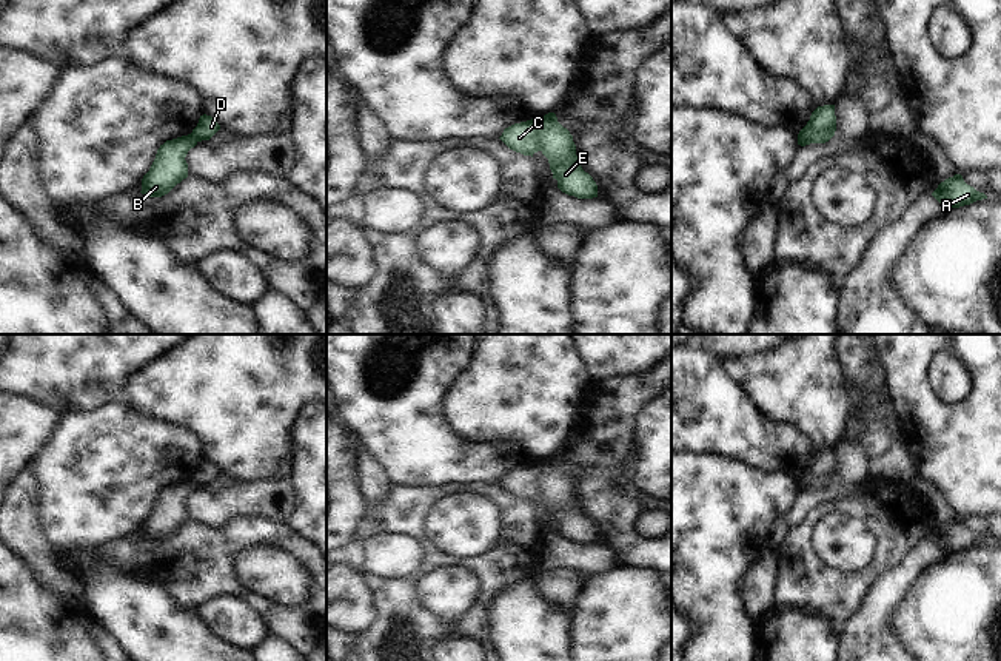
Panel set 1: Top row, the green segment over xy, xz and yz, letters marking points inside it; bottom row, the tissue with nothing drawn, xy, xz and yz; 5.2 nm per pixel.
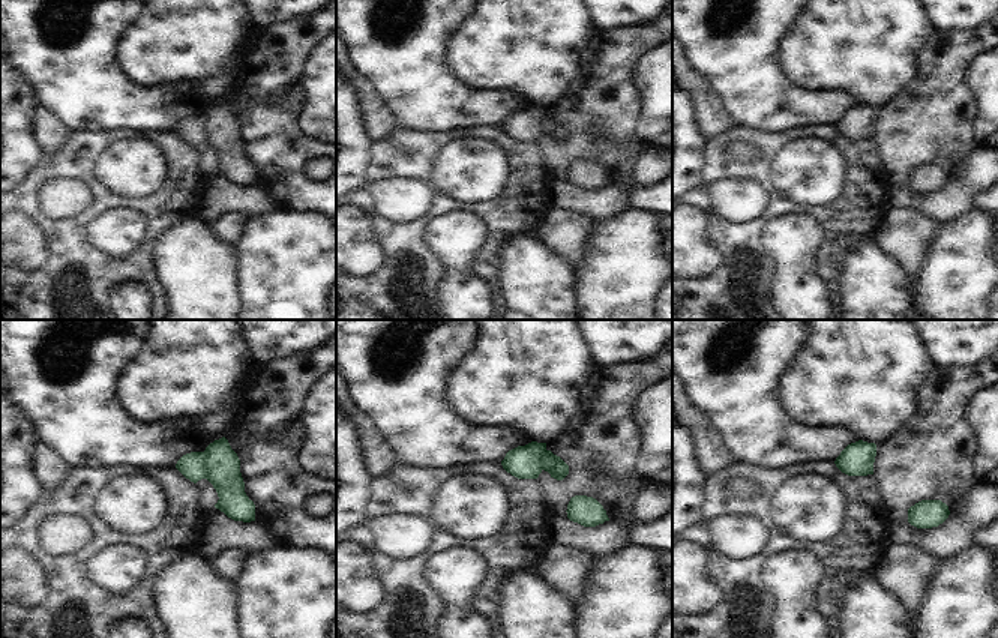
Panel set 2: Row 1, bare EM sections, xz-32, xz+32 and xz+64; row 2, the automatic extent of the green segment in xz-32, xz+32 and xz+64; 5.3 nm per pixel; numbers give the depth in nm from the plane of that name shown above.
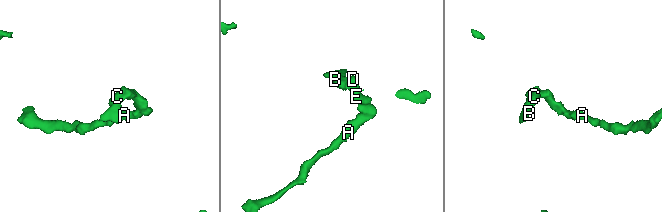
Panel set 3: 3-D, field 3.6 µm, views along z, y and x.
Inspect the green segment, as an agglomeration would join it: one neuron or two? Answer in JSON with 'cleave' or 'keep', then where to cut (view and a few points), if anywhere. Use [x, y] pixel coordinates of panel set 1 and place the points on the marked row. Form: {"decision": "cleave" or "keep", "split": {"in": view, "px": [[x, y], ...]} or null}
{"decision": "cleave", "split": {"in": "xz", "px": [[539, 117], [536, 130], [538, 150]]}}

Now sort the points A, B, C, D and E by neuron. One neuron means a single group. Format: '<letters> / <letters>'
A D E / B C

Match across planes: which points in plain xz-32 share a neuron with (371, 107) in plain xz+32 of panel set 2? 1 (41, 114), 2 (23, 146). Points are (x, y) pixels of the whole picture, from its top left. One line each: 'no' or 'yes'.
1: yes
2: no

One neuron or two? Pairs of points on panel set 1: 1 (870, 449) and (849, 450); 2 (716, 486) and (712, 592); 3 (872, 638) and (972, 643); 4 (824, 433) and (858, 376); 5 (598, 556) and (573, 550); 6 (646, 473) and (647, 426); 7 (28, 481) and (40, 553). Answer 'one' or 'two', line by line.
1: two
2: one
3: two
4: two
5: one
6: one
7: one

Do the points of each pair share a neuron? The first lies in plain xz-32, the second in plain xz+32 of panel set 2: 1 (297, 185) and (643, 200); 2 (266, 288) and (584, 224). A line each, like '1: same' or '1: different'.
1: same
2: different

